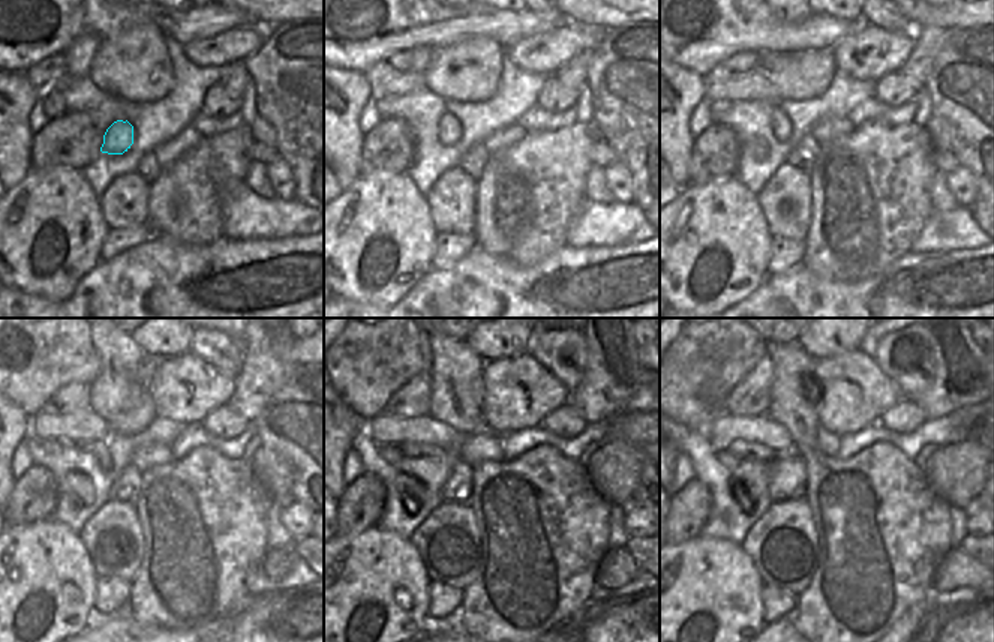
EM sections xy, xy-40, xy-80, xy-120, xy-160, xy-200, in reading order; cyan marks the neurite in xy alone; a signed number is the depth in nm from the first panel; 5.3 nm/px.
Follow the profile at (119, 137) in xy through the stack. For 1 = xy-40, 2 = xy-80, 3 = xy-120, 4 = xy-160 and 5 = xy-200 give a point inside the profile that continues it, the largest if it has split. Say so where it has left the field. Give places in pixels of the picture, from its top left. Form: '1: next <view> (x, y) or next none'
1: next xy-40 (449, 128)
2: next xy-80 (780, 123)
3: next xy-120 (96, 447)
4: next xy-160 (408, 449)
5: next xy-200 (742, 450)

